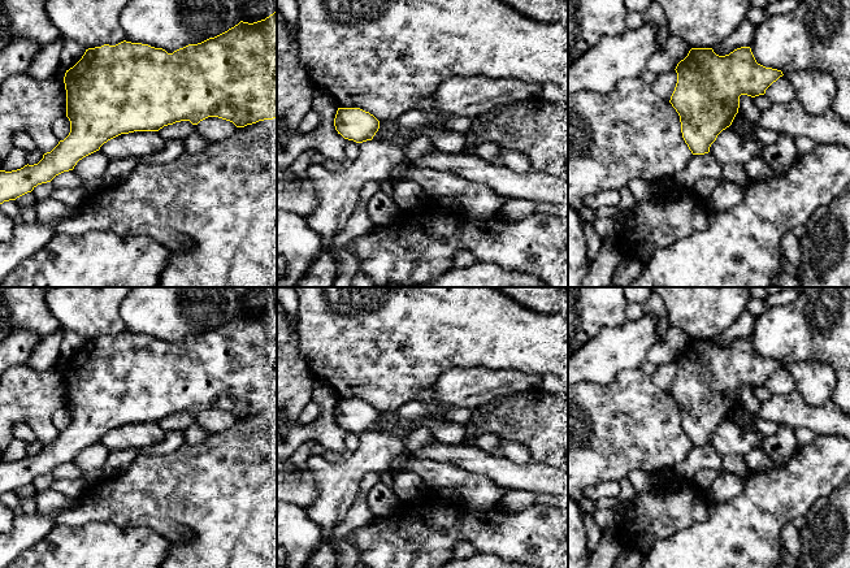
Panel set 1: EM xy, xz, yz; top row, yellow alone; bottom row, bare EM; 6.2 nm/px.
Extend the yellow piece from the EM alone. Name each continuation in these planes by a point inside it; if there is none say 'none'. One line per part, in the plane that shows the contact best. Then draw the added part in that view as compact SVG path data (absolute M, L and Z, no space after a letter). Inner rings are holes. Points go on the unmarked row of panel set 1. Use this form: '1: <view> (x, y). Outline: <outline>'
none

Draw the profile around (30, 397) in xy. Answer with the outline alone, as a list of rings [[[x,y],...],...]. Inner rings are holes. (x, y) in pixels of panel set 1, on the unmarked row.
[[[27,364],[14,365],[0,377],[0,451],[14,439],[13,426],[26,424],[38,441],[51,443],[58,430],[53,413],[66,407],[64,370],[35,370]]]

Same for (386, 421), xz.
[[[396,411],[380,412],[380,420],[372,432],[390,432],[396,421]]]

